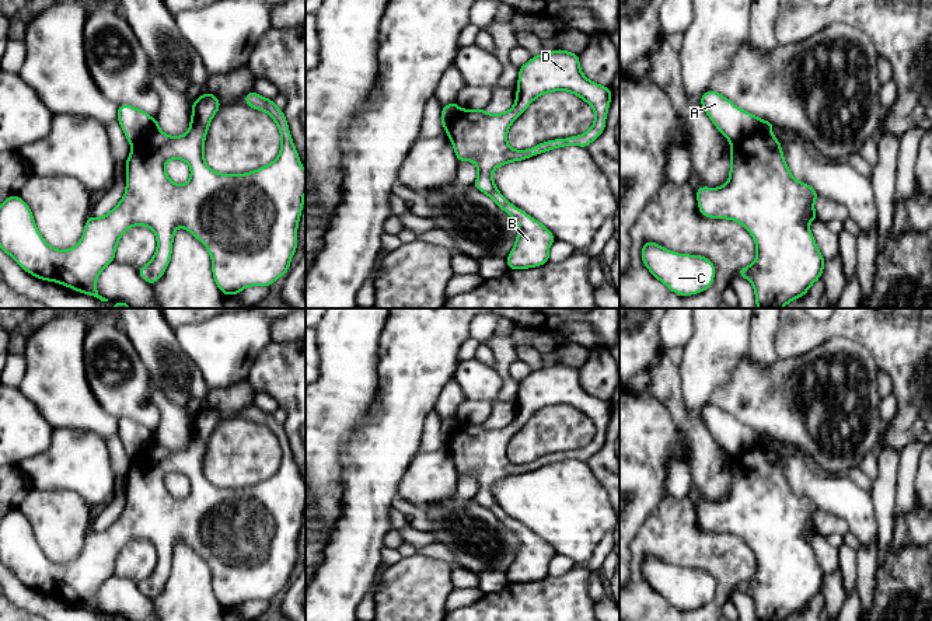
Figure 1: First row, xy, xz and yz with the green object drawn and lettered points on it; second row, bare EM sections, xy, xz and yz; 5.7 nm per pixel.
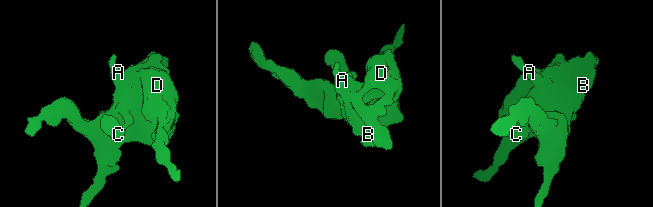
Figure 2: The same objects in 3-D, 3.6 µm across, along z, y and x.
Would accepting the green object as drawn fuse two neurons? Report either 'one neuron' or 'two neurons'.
two neurons

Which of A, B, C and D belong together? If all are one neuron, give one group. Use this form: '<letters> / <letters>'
A / B C D

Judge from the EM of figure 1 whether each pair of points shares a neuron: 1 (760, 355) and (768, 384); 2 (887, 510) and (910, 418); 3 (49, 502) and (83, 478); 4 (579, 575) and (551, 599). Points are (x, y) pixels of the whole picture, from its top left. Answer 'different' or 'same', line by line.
1: different
2: different
3: different
4: same

